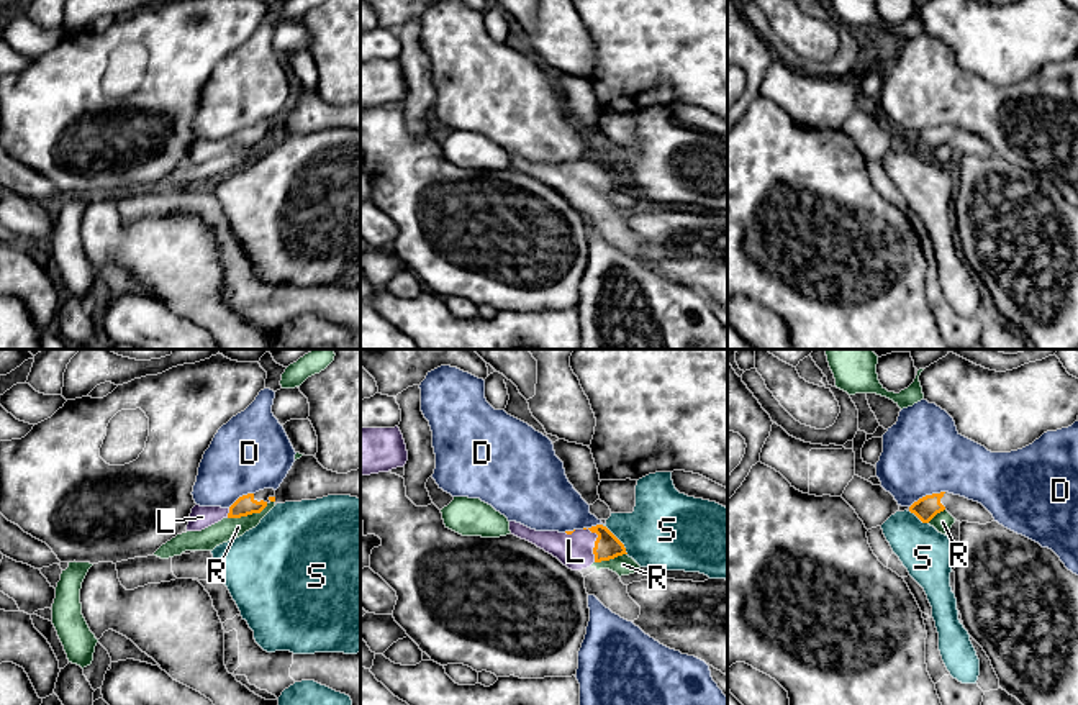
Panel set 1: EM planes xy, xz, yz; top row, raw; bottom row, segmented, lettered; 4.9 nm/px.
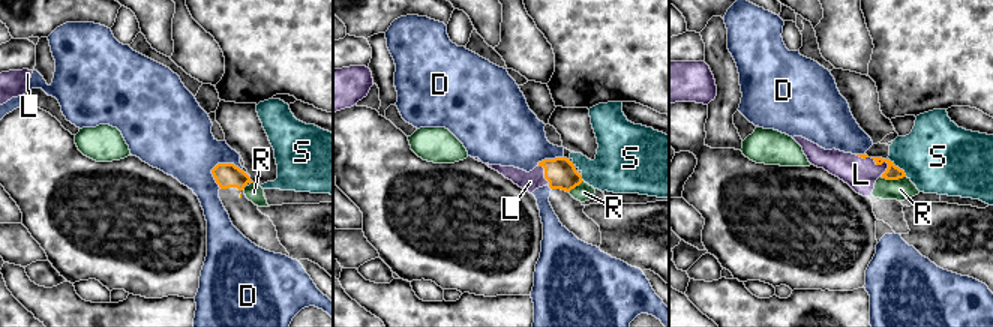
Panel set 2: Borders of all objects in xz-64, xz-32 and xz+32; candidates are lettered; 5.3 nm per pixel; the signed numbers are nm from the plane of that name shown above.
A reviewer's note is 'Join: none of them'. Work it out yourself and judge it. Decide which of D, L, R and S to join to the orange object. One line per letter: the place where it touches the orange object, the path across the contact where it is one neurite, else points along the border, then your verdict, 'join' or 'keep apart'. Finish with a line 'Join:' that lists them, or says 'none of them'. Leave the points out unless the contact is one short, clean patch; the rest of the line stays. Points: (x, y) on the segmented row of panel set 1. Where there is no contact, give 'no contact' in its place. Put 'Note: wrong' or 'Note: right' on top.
Note: wrong
D: meets orange in yz at (926, 495); keep apart
L: meets orange in xz at (595, 541); runs through xz (606, 546), (595, 541), (575, 551); join
R: meets orange in xy at (248, 513); border along xy (267, 504), (259, 512), (228, 518); keep apart
S: meets orange in xz at (616, 538); border along xz (602, 525), (628, 553); keep apart
Join: L

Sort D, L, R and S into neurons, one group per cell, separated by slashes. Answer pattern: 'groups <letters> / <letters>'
groups D / L / R / S

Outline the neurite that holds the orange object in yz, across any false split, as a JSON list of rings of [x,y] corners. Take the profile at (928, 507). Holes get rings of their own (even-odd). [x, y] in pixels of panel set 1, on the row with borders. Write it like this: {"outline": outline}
{"outline": [[[949,492],[926,495],[909,507],[909,512],[922,523],[929,523],[944,510],[947,510],[960,523],[968,521],[986,525],[994,521],[993,515],[981,503]]]}

